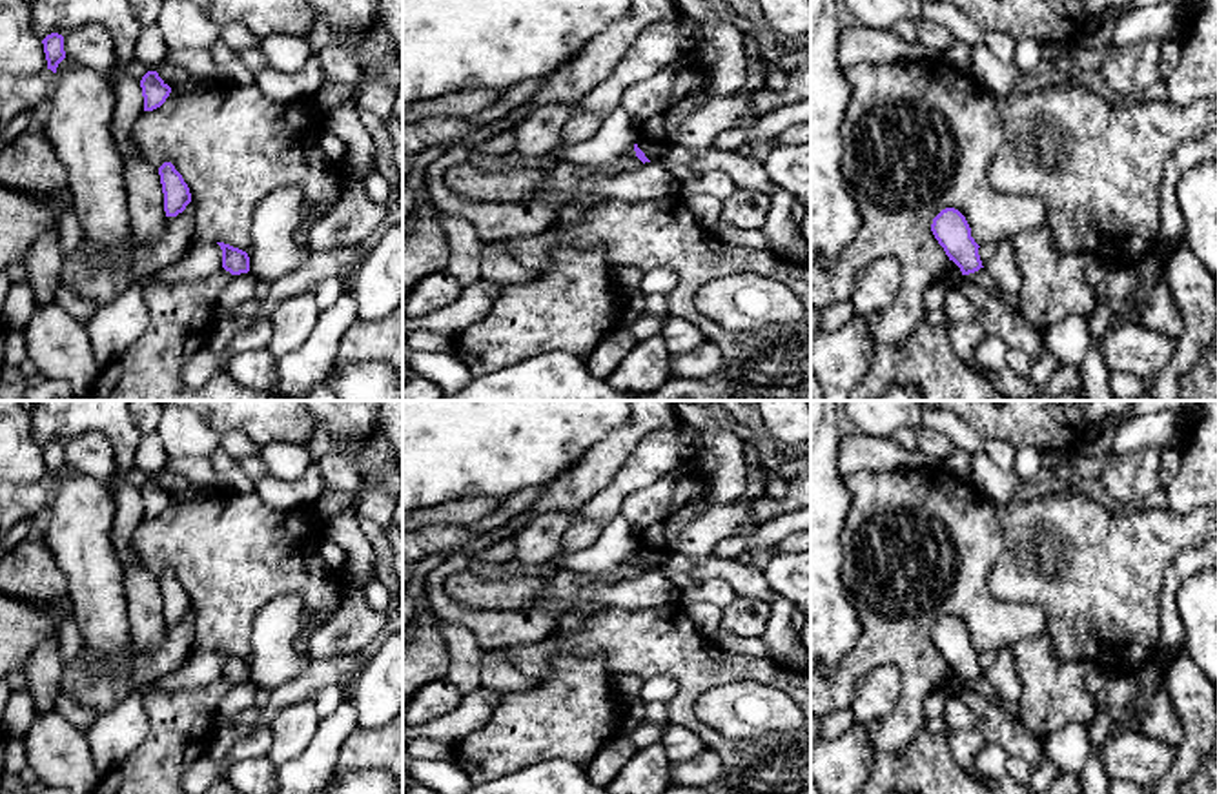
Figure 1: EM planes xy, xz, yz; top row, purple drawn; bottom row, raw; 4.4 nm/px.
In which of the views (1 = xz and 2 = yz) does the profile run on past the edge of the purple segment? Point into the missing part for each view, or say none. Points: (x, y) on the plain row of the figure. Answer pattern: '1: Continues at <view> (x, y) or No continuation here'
1: No continuation here
2: No continuation here

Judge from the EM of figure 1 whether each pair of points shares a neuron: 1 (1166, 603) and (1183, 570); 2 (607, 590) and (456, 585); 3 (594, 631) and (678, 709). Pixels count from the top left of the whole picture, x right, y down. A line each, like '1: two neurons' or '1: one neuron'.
1: one neuron
2: two neurons
3: one neuron

